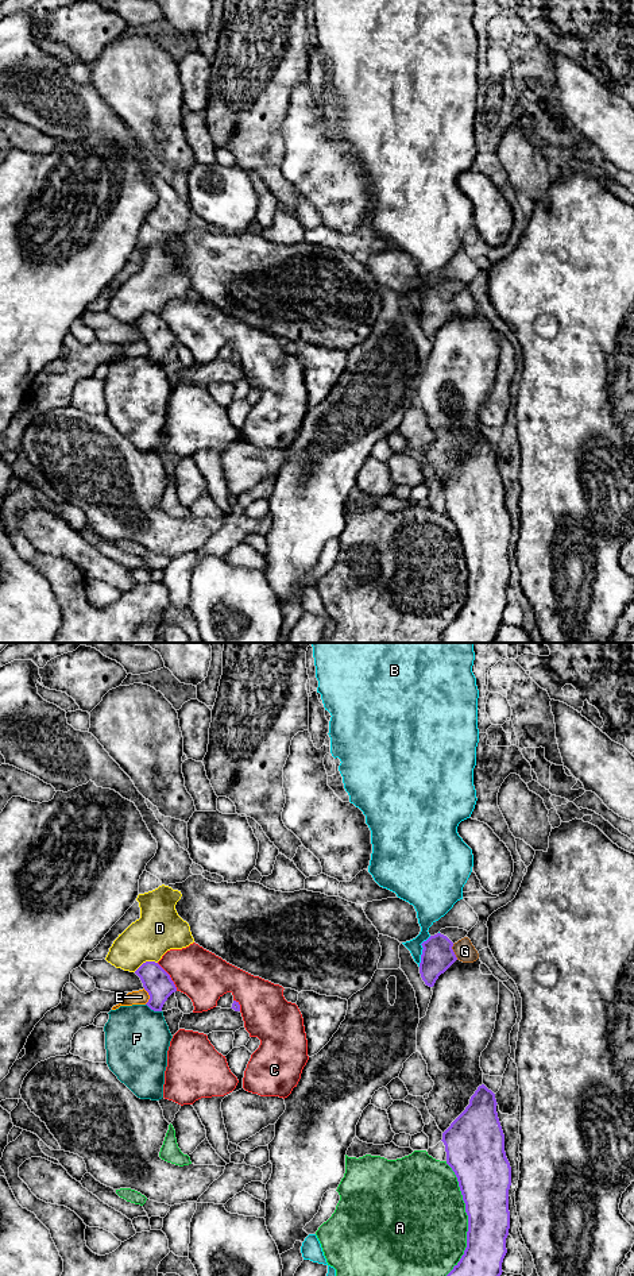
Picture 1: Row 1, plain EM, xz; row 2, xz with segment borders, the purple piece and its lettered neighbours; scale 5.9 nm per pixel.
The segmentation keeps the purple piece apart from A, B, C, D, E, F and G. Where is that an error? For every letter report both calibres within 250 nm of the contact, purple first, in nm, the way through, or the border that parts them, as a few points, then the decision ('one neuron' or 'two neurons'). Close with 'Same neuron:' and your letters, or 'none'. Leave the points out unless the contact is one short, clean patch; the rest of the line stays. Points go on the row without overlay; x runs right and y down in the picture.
A: 280 nm thick on the purple side, 480 nm on the other; two neurons
B: 190 nm thick on the purple side, 150 nm on the other; two neurons
C: 170 nm thick on the purple side, 300 nm on the other; two neurons
D: 170 nm thick on the purple side, 280 nm on the other; two neurons
E: 170 nm thick on the purple side, 90 nm on the other; two neurons
F: 170 nm thick on the purple side, 380 nm on the other; two neurons
G: 190 nm thick on the purple side, 120 nm on the other; runs through xz (437, 307), (440, 304), (453, 304), (464, 303); one neuron
Same neuron: G

